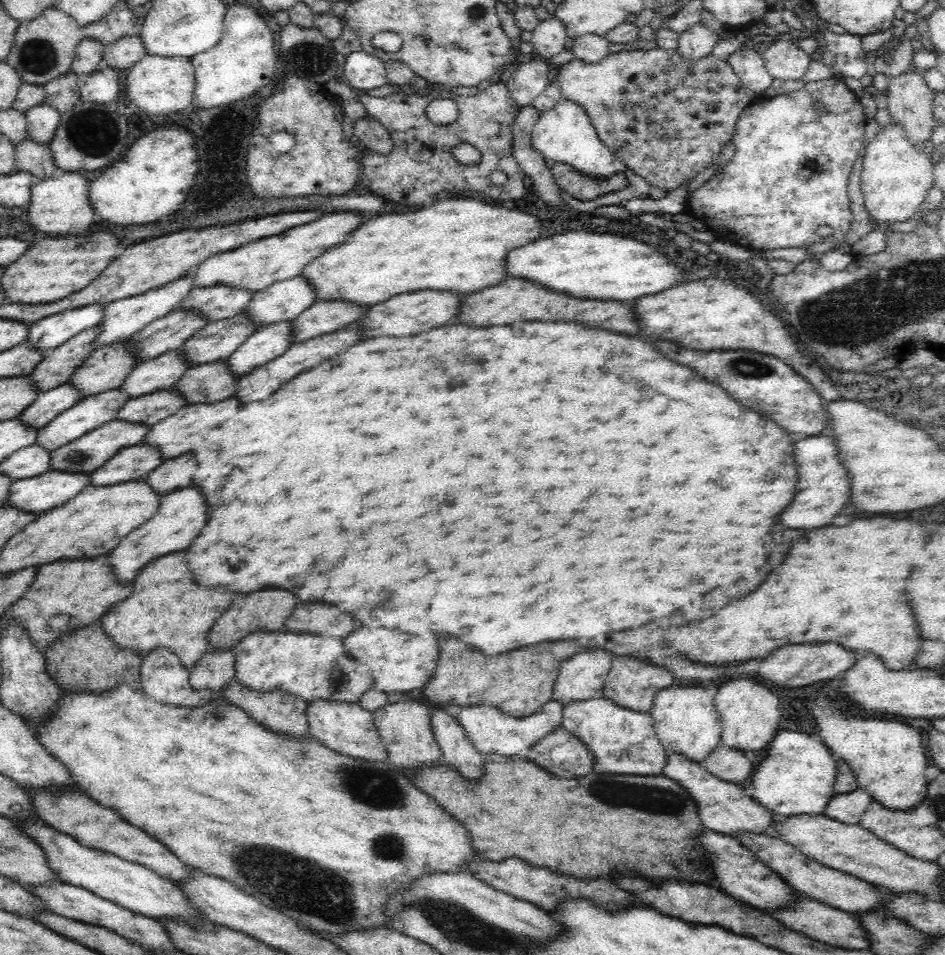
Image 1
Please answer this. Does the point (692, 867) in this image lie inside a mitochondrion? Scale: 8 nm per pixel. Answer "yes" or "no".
yes

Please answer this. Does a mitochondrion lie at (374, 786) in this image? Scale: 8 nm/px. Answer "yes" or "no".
yes

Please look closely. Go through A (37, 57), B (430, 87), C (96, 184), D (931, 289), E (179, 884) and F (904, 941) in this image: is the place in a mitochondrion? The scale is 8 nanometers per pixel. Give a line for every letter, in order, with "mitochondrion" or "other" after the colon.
A: mitochondrion
B: other
C: other
D: mitochondrion
E: other
F: other

